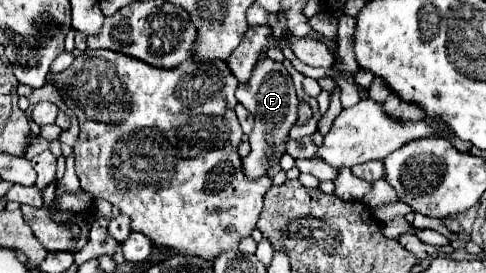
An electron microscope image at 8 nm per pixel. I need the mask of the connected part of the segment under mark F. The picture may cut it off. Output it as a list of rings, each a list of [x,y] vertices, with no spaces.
[[[266,58],[254,68],[252,78],[246,84],[238,86],[236,98],[256,120],[250,132],[250,154],[242,158],[242,172],[250,180],[260,178],[260,176],[270,176],[268,168],[280,162],[282,154],[286,152],[288,132],[298,120],[298,98],[292,86],[292,78],[286,72],[284,64],[278,64]]]

